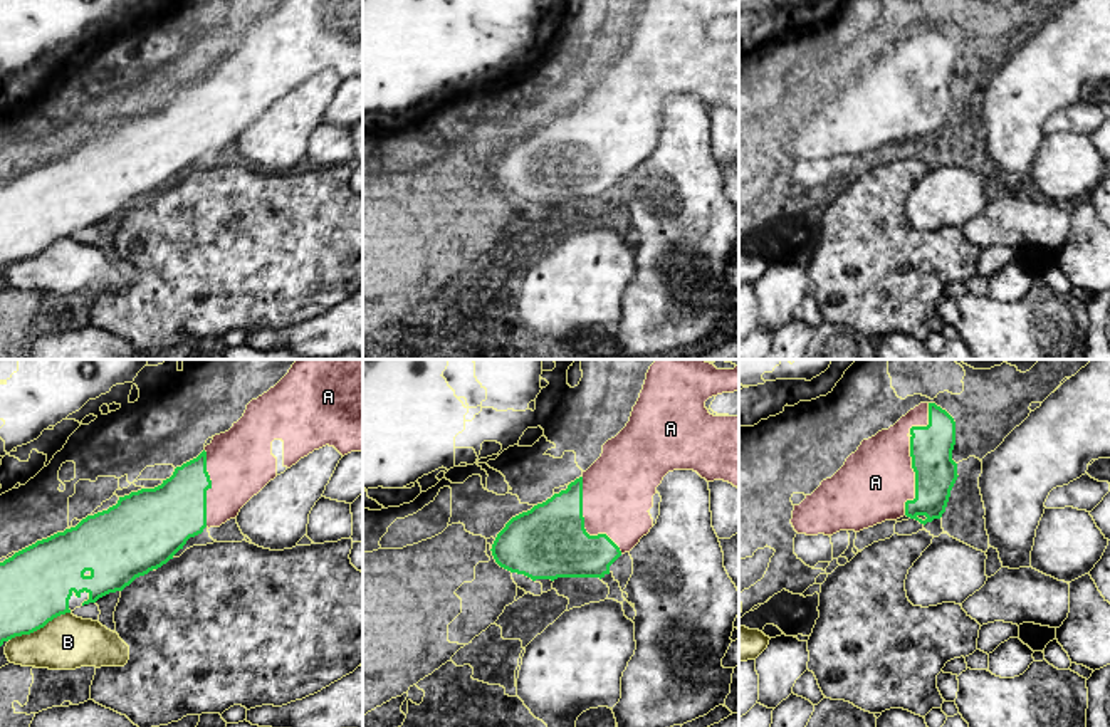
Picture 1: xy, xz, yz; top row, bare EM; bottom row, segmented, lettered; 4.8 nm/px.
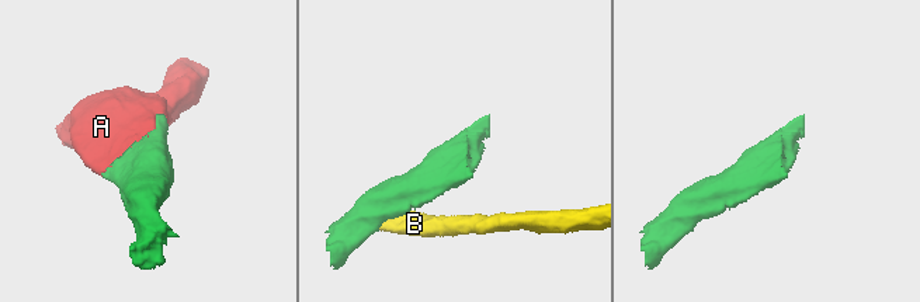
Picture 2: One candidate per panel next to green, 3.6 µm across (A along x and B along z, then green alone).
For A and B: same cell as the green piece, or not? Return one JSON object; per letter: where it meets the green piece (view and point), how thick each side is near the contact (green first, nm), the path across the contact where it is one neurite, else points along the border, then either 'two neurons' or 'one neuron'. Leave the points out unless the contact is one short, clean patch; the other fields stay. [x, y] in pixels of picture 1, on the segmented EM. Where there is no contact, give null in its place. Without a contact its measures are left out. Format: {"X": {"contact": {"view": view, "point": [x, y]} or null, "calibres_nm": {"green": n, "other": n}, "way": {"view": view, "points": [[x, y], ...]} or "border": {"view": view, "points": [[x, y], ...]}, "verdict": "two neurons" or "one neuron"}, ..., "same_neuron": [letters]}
{"A": {"contact": {"view": "xz", "point": [583, 523]}, "calibres_nm": {"green": 360, "other": 340}, "verdict": "one neuron"}, "B": {"contact": {"view": "xy", "point": [39, 628]}, "calibres_nm": {"green": 360, "other": 260}, "verdict": "two neurons"}, "same_neuron": ["A"]}

